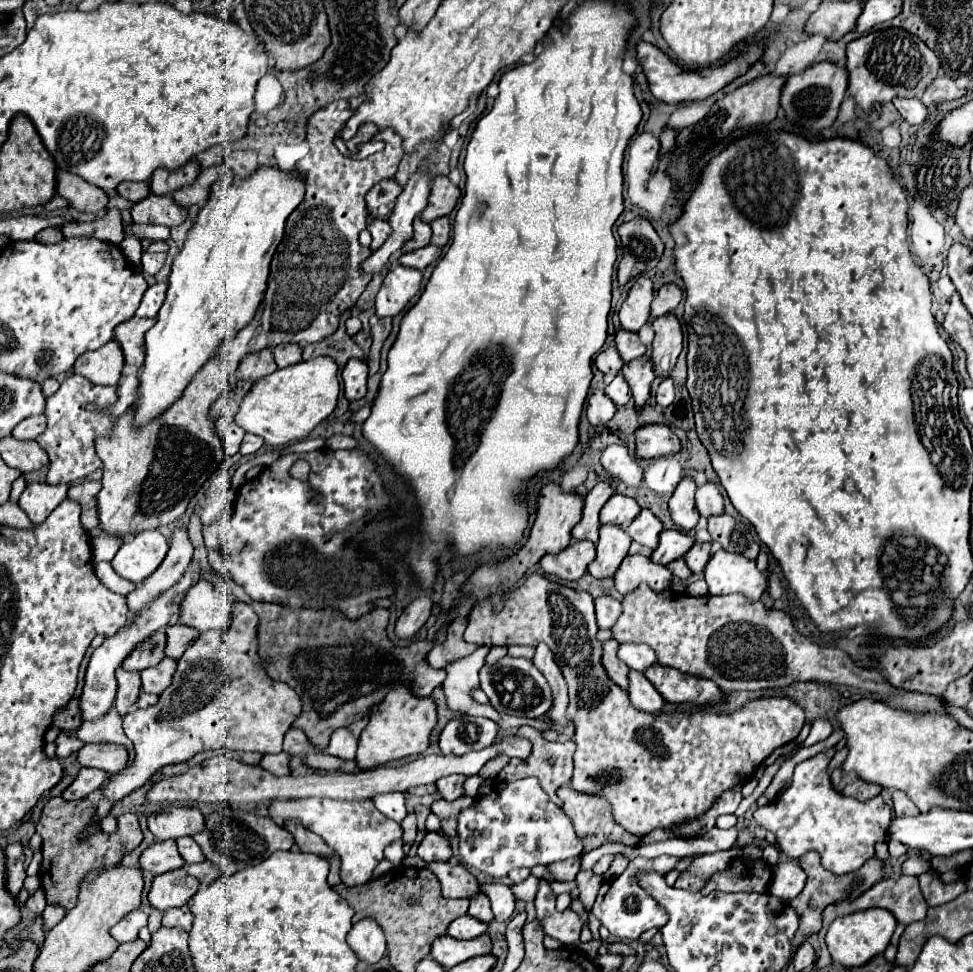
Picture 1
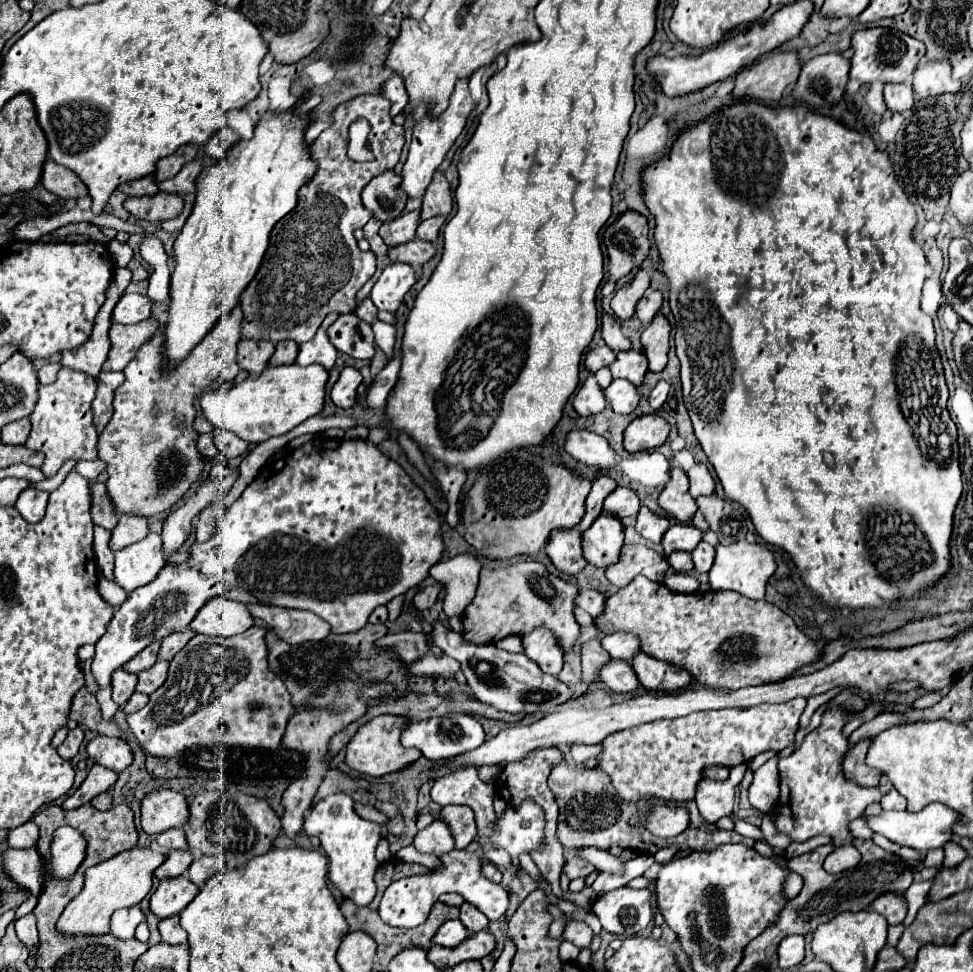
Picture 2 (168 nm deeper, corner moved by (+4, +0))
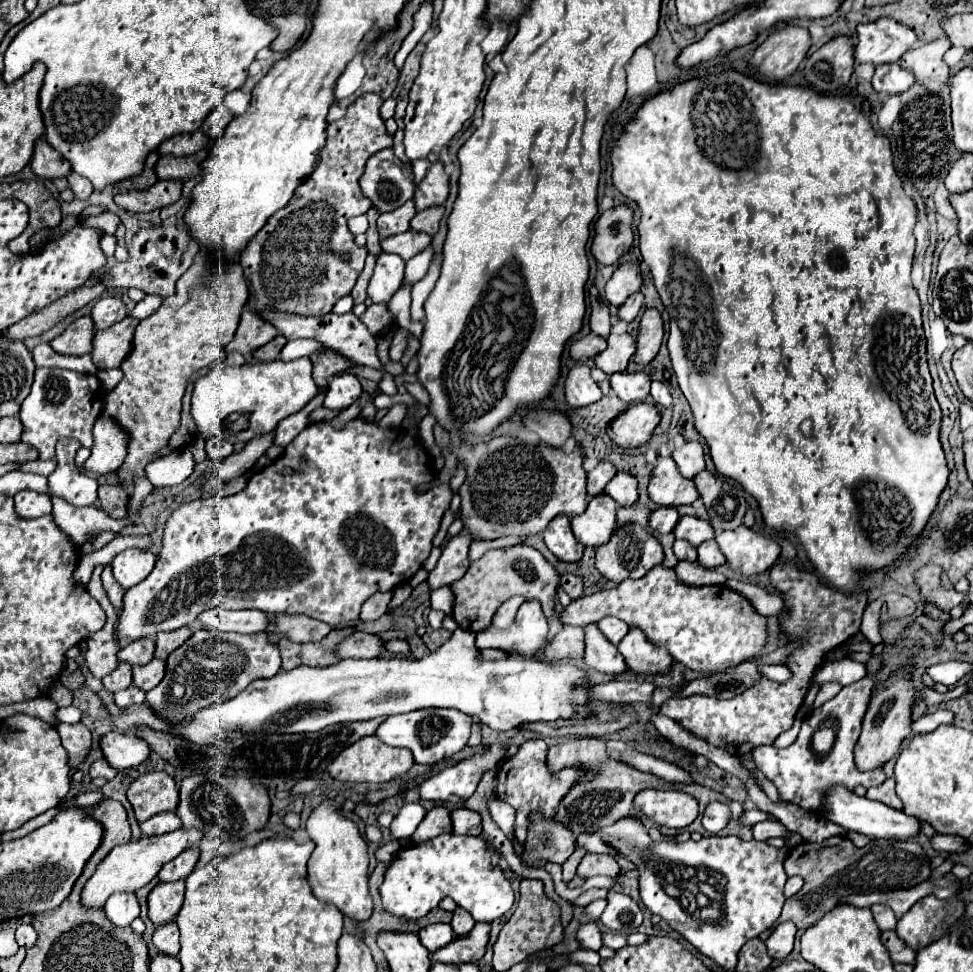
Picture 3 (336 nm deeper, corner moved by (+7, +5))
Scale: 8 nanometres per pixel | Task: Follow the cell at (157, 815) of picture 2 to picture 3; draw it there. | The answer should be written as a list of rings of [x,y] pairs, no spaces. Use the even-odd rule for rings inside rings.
[[[153,771],[131,783],[127,799],[133,805],[137,821],[143,823],[157,813],[175,811],[179,805],[179,789],[165,771]]]

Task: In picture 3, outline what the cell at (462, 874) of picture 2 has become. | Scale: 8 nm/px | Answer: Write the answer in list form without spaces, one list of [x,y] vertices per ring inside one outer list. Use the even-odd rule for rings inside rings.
[[[441,835],[425,845],[411,845],[397,853],[397,859],[385,873],[379,887],[383,909],[405,919],[421,919],[439,905],[443,897],[451,897],[459,907],[467,909],[475,921],[487,921],[505,915],[513,905],[513,889],[499,867],[499,855],[481,837]]]

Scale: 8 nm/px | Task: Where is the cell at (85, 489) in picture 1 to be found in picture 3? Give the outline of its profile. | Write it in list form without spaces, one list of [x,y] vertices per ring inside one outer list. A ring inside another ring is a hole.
[[[99,485],[99,509],[113,519],[123,519],[127,513],[129,495],[121,485]]]

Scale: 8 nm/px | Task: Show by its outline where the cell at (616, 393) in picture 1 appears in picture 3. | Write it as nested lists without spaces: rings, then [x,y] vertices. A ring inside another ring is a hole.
[[[639,371],[639,373],[615,373],[611,375],[611,389],[623,403],[639,403],[645,401],[649,395],[651,379]]]

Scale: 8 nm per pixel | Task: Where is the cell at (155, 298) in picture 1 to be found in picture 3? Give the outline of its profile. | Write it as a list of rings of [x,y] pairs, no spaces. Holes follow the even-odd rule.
[[[105,297],[93,307],[91,315],[95,321],[95,329],[107,329],[113,323],[129,317],[129,311],[127,311],[125,301],[121,297]]]

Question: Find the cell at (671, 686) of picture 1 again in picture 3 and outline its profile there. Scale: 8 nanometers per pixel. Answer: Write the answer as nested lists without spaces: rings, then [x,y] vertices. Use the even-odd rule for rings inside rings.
[[[631,629],[619,643],[627,667],[637,675],[665,675],[673,667],[673,659],[663,649],[653,647],[639,629]]]

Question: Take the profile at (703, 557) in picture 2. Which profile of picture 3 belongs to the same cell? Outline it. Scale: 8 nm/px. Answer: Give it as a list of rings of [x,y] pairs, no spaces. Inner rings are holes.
[[[713,539],[701,543],[701,545],[697,547],[697,553],[699,553],[697,563],[699,563],[701,567],[709,567],[709,569],[711,569],[711,567],[717,567],[717,565],[723,565],[723,563],[725,563],[723,553],[719,551],[719,547],[717,547],[717,543],[715,543]]]

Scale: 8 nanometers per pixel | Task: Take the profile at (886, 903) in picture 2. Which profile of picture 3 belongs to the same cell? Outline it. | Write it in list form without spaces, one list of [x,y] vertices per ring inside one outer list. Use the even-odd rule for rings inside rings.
[[[873,905],[871,911],[873,911],[873,917],[875,917],[875,921],[877,921],[881,931],[895,929],[897,919],[895,919],[895,915],[893,915],[893,911],[889,907],[885,907],[885,905]]]

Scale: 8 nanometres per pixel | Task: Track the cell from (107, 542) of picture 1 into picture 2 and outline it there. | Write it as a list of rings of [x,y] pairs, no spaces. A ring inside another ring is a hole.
[[[120,514],[118,526],[112,530],[110,538],[110,550],[116,552],[136,540],[142,540],[148,534],[148,520],[144,516],[134,516],[134,514]]]

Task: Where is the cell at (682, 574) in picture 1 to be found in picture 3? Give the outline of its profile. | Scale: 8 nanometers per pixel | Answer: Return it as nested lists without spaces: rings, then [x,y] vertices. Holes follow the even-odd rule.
[[[675,541],[673,551],[675,551],[675,557],[677,557],[679,561],[695,561],[695,559],[697,559],[695,547],[689,545],[687,541]]]

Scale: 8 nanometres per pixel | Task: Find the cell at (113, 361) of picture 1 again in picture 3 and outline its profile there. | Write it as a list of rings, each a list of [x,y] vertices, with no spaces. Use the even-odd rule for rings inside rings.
[[[85,315],[75,319],[65,329],[65,333],[55,337],[49,345],[61,355],[87,355],[93,349],[93,337],[95,337],[93,317]]]

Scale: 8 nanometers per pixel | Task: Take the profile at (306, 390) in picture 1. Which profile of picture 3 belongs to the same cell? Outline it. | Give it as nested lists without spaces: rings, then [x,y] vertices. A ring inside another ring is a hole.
[[[301,357],[295,361],[245,363],[241,367],[215,367],[197,379],[191,397],[191,415],[201,437],[221,437],[233,443],[249,443],[251,439],[271,433],[277,423],[301,411],[315,395],[317,385],[311,377],[313,361]]]

